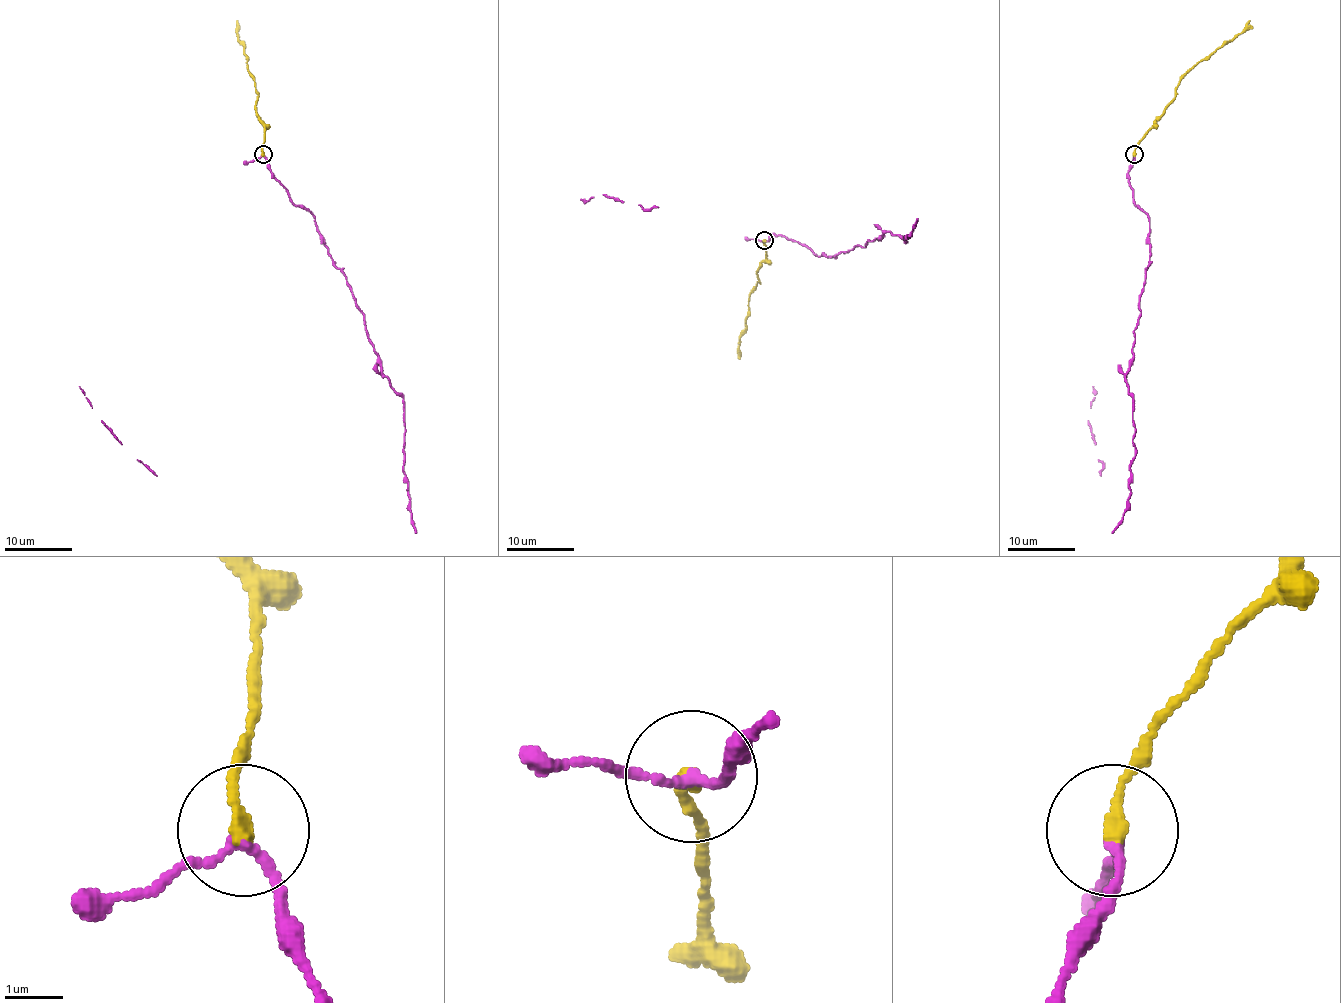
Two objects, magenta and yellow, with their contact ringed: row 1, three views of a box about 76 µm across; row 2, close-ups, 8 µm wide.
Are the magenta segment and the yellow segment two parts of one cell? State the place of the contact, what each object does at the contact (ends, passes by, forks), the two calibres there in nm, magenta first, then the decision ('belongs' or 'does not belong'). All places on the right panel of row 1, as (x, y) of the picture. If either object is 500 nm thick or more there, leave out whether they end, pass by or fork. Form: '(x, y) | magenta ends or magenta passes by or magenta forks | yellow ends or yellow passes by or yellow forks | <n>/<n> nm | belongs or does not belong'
(1134, 154) | magenta passes by | yellow ends | 150/240 nm | belongs

